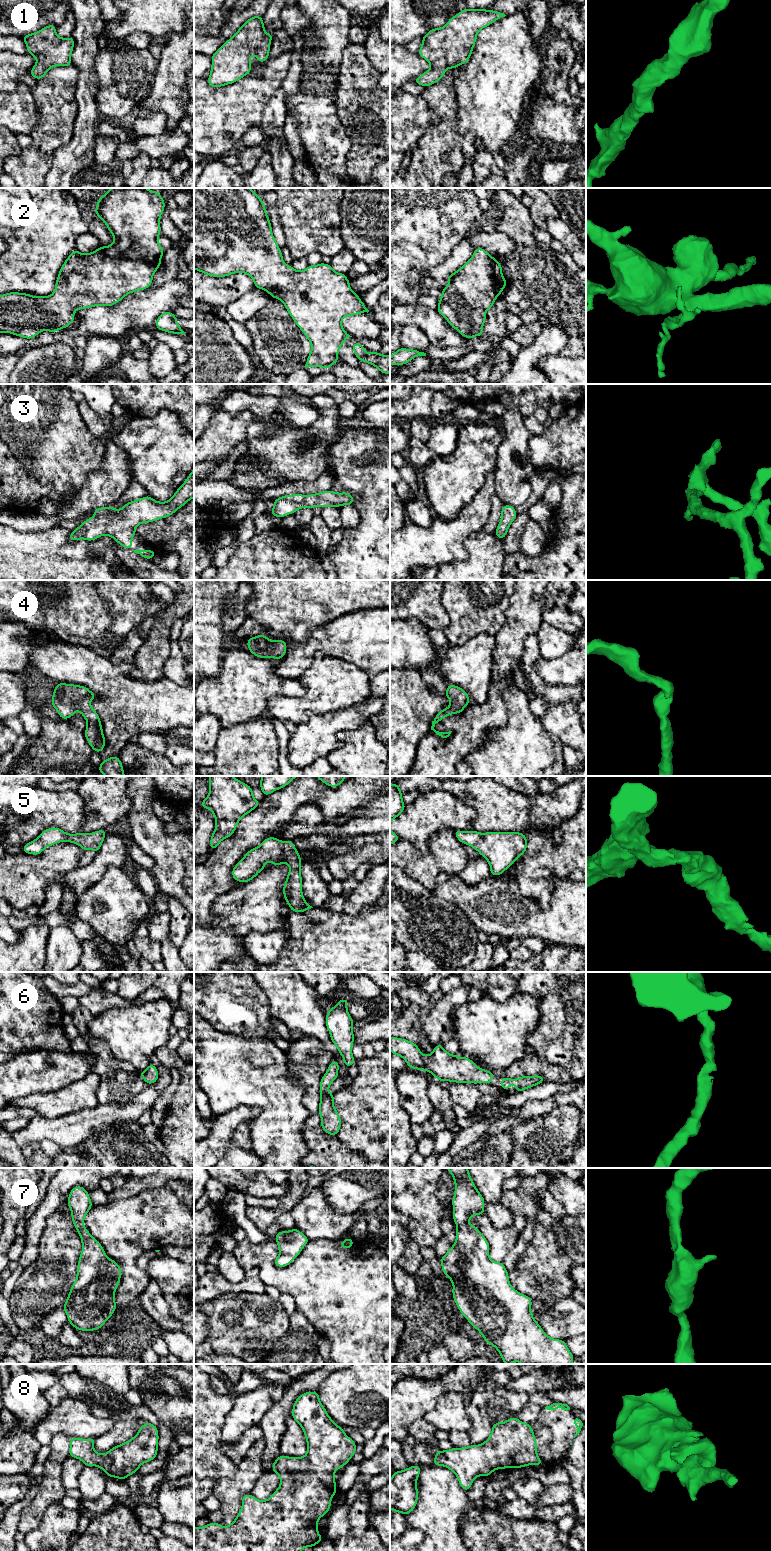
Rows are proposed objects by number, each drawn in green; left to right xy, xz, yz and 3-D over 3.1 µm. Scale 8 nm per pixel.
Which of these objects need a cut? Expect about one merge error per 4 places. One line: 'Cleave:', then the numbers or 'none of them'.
Cleave: none of them

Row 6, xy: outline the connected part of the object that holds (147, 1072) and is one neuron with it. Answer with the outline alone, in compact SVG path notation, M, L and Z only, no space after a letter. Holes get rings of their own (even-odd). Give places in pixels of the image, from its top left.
M152 1063L149 1064L145 1071L139 1072L146 1084L154 1084L159 1078L157 1067L155 1067Z

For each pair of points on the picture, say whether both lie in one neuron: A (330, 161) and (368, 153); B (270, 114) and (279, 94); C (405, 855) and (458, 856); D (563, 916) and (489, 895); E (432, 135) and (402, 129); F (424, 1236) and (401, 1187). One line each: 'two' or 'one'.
A: two
B: one
C: one
D: one
E: two
F: two

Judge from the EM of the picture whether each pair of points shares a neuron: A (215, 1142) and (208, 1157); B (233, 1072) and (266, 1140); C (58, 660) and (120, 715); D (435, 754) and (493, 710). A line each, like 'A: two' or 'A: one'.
A: one
B: one
C: one
D: one

